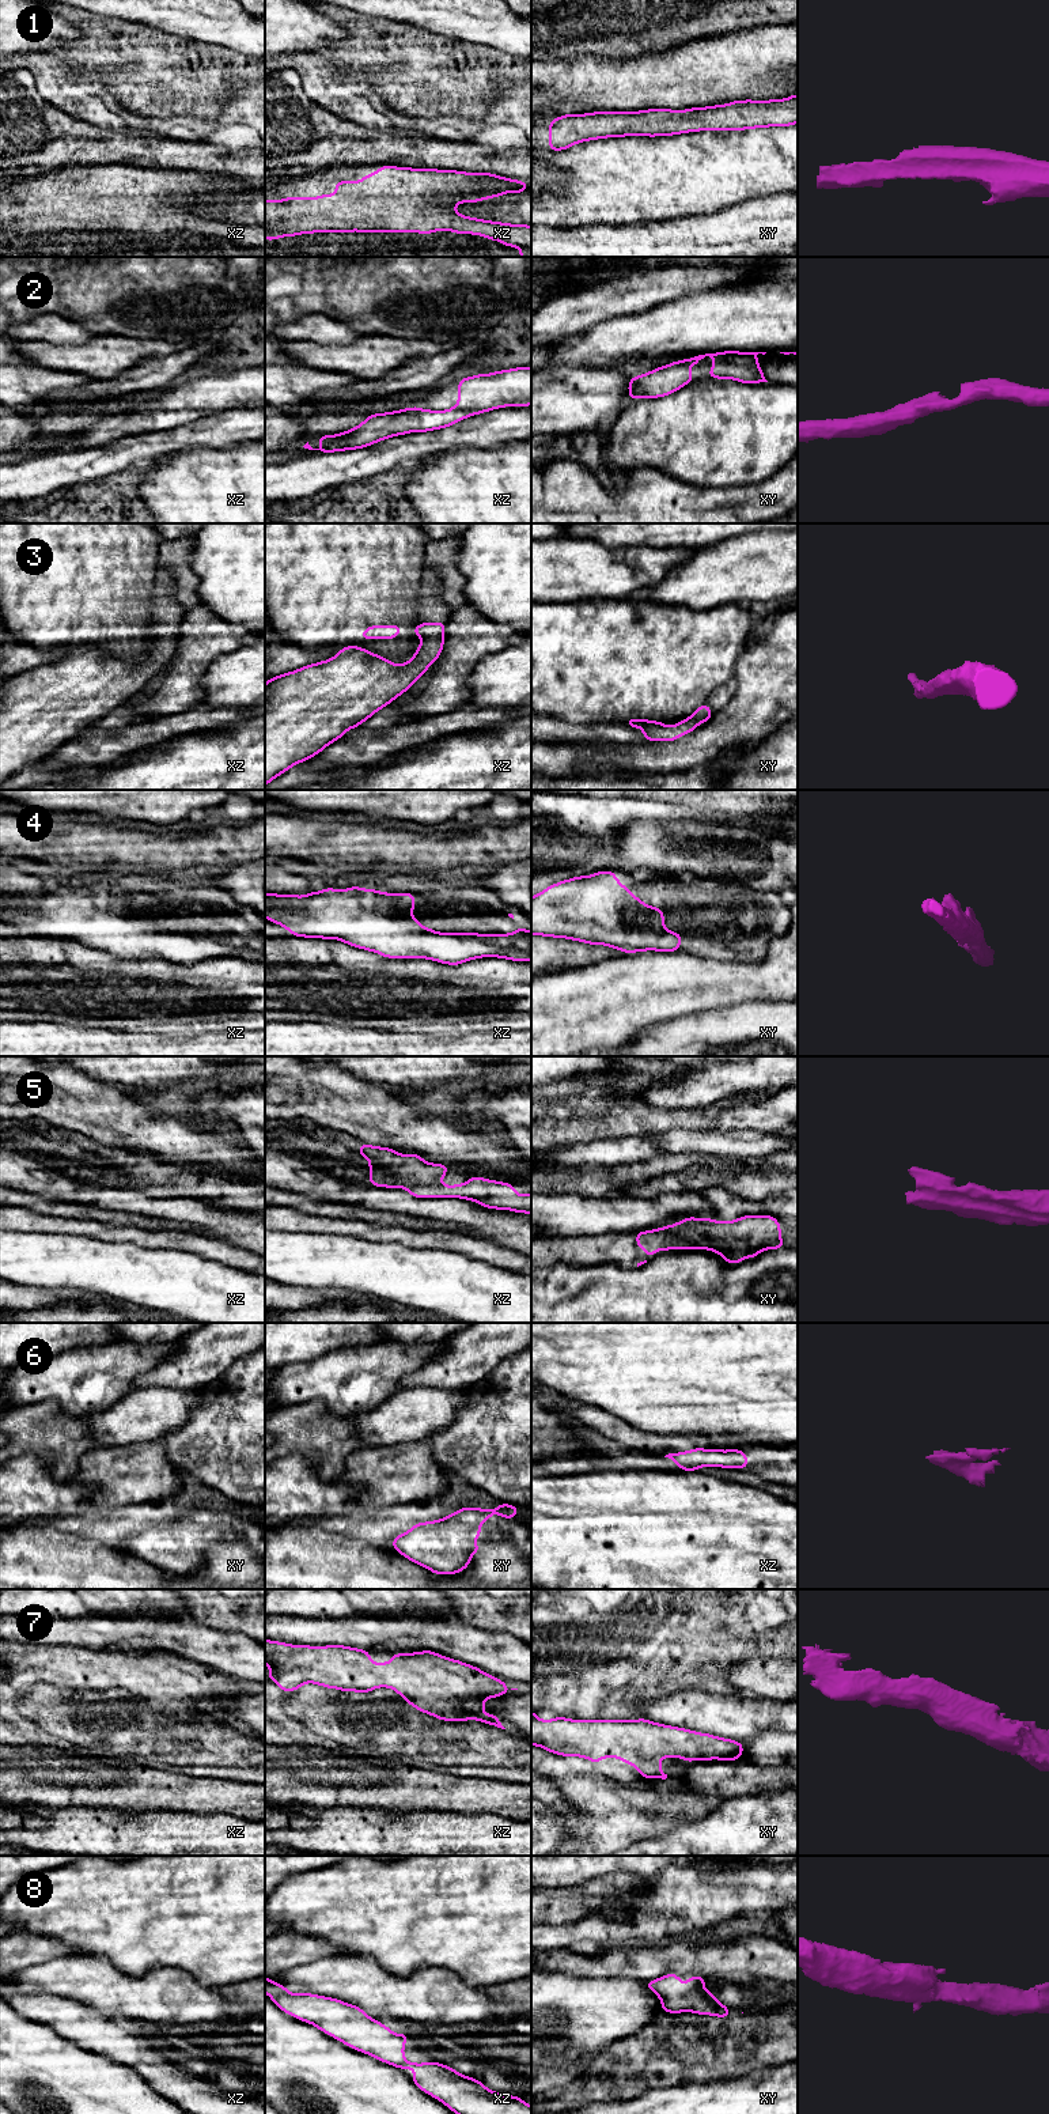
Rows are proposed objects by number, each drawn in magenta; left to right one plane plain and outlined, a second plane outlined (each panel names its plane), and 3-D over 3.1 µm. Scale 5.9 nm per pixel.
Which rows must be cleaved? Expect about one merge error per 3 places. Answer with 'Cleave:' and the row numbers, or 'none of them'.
Cleave: none of them

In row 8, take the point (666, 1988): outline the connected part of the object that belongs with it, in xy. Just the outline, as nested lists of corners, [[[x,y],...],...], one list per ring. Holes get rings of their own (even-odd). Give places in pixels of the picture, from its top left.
[[[674,1973],[645,1982],[662,2001],[662,2011],[669,2013],[693,2012],[717,2017],[728,2017],[730,2008],[724,2007],[704,1986],[705,1977],[693,1975],[683,1985]]]

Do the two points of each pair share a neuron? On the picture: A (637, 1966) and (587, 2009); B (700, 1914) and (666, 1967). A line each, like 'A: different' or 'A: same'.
A: different
B: different

